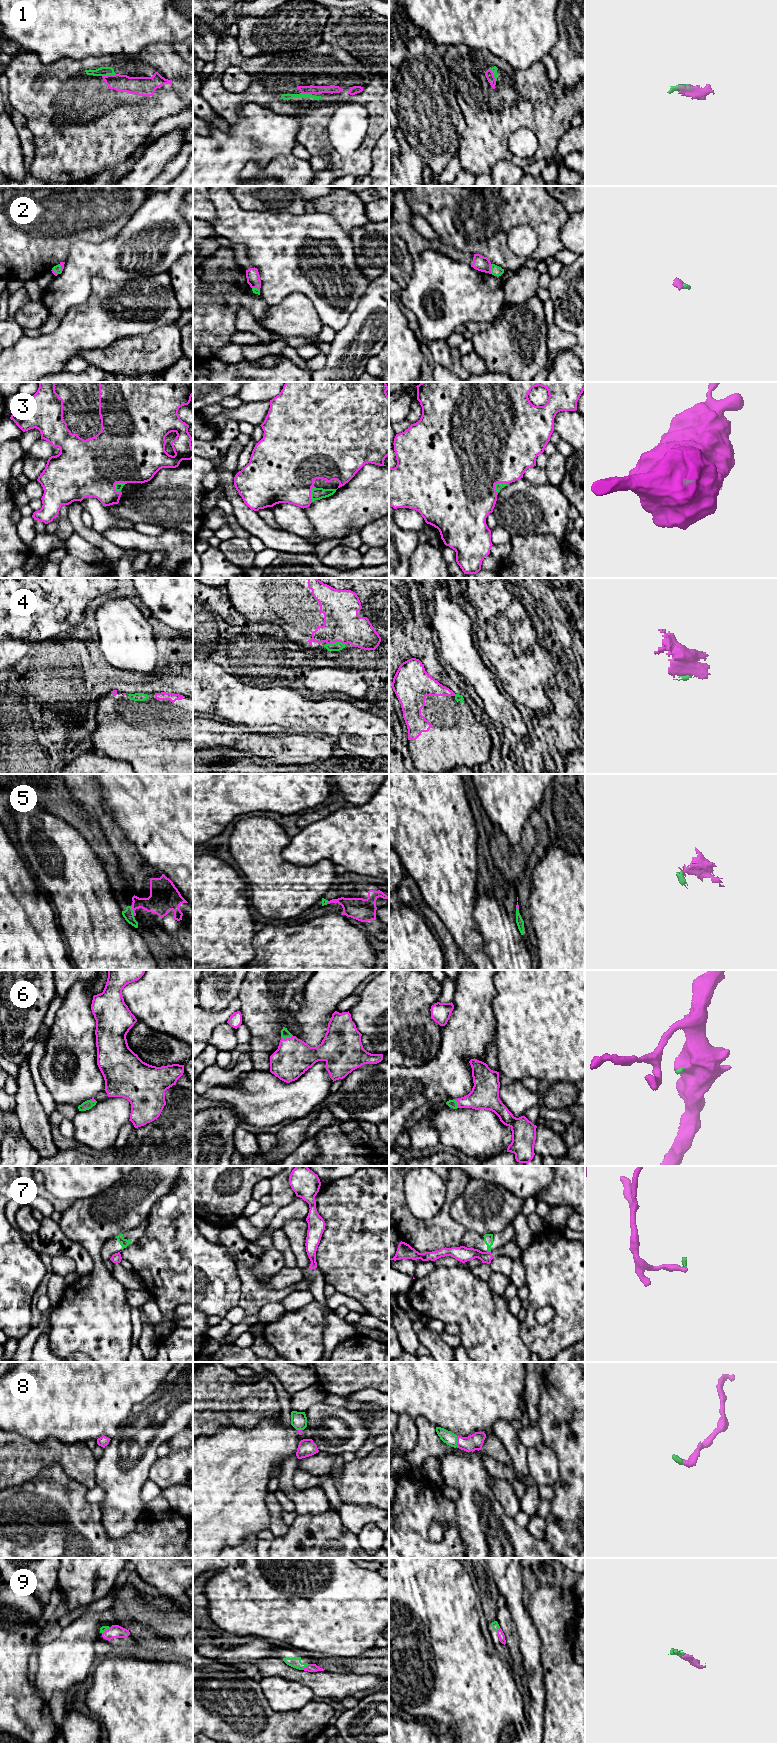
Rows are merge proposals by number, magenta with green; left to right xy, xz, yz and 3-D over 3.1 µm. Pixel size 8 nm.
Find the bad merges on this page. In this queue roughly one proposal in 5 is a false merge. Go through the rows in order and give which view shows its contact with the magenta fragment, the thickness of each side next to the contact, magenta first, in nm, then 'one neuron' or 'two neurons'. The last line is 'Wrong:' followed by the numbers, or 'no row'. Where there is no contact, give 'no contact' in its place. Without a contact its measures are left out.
1: xy | 140/80 nm | one neuron
2: yz | 120/80 nm | one neuron
3: xy | 500/60 nm | one neuron
4: xz | 300/70 nm | one neuron
5: xy | 200/80 nm | one neuron
6: xz | 300/70 nm | one neuron
7: yz | 130/80 nm | two neurons
8: yz | 130/100 nm | one neuron
9: xz | 60/80 nm | one neuron
Wrong: 7

